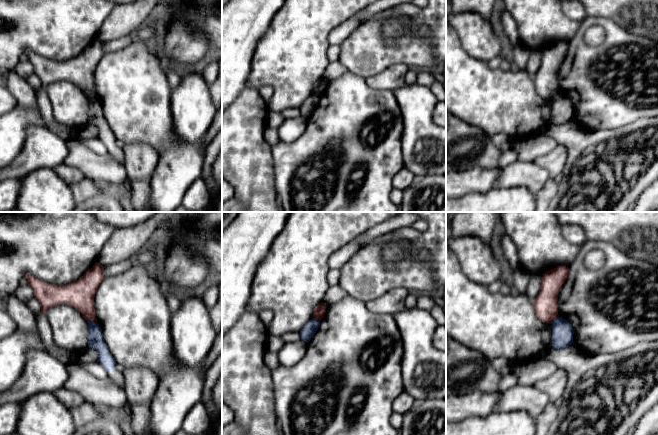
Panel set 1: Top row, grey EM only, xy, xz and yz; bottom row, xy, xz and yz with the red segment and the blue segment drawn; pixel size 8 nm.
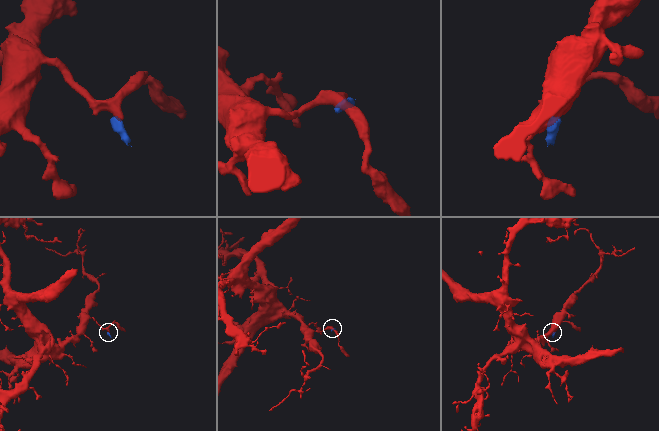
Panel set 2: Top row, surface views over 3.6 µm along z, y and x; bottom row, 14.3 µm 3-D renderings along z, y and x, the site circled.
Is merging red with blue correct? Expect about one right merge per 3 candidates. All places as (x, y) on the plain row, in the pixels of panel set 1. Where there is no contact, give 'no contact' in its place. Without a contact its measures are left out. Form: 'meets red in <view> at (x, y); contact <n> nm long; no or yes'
meets red in xy at (92, 97); contact 90 nm long; no

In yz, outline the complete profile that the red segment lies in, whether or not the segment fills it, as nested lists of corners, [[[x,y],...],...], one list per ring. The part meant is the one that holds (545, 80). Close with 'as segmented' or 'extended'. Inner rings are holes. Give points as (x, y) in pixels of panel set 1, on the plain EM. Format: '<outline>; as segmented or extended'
[[[559,42],[543,50],[540,67],[533,76],[534,85],[539,96],[552,99],[559,93],[557,74],[562,61],[570,51],[570,45]]]; as segmented

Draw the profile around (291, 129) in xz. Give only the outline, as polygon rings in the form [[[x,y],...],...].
[[[298,116],[286,119],[277,129],[280,141],[291,143],[298,139],[306,130],[307,118]]]

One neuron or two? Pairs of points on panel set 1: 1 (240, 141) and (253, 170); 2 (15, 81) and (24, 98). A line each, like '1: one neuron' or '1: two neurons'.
1: one neuron
2: one neuron

